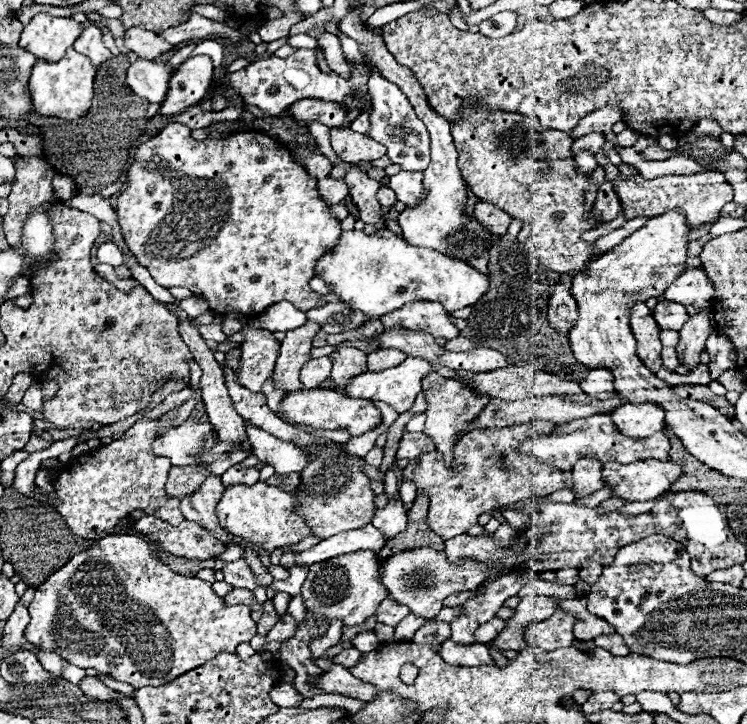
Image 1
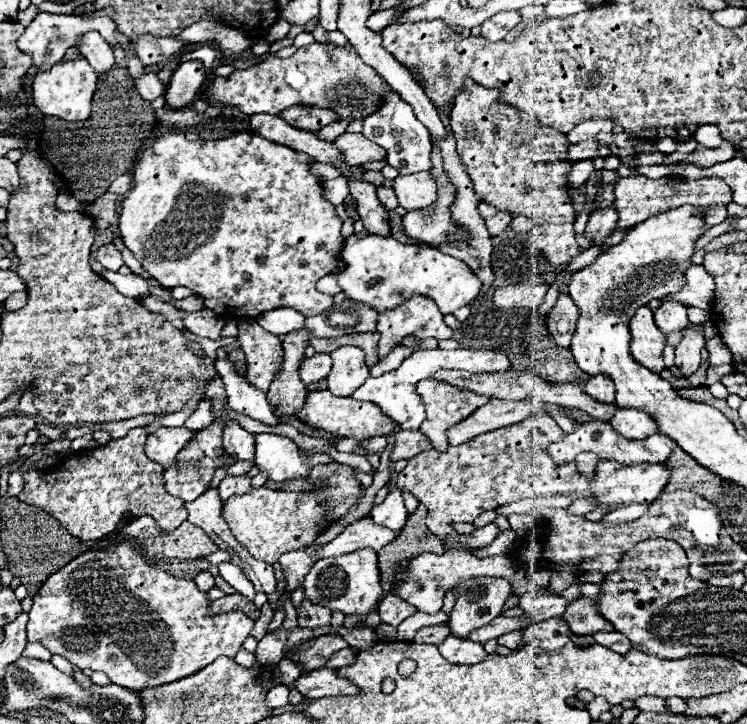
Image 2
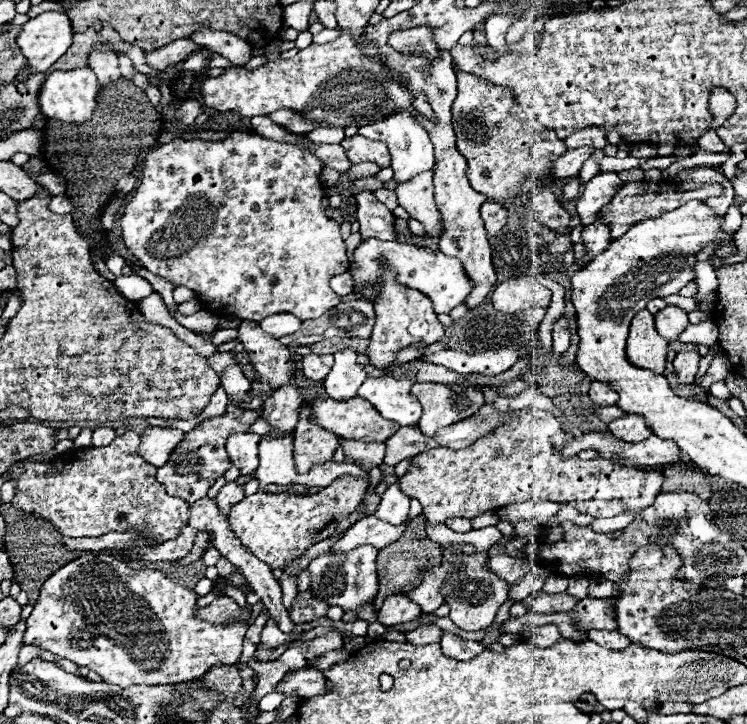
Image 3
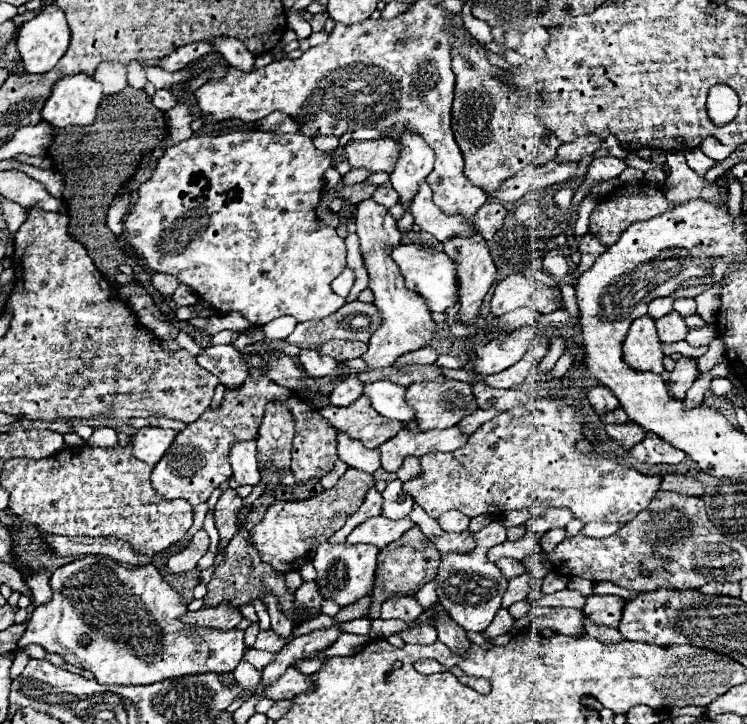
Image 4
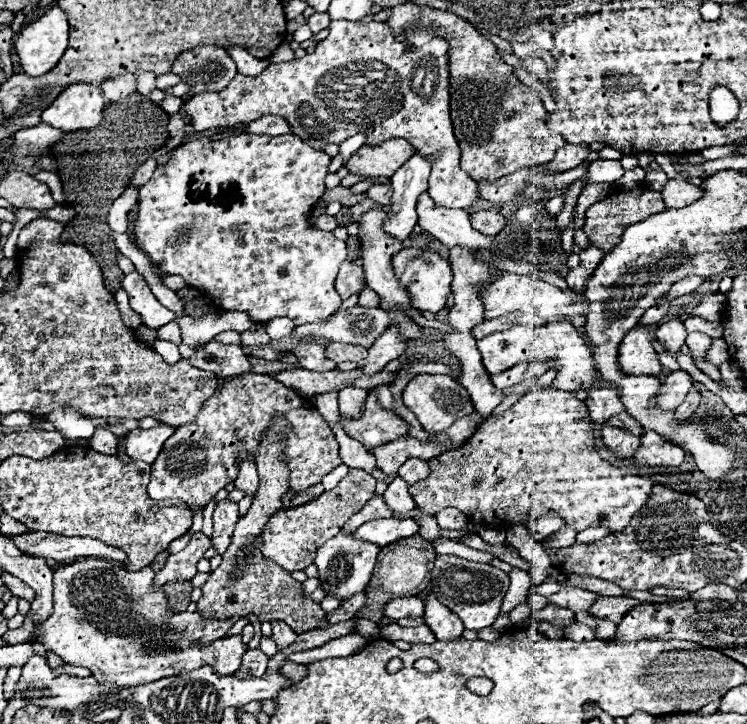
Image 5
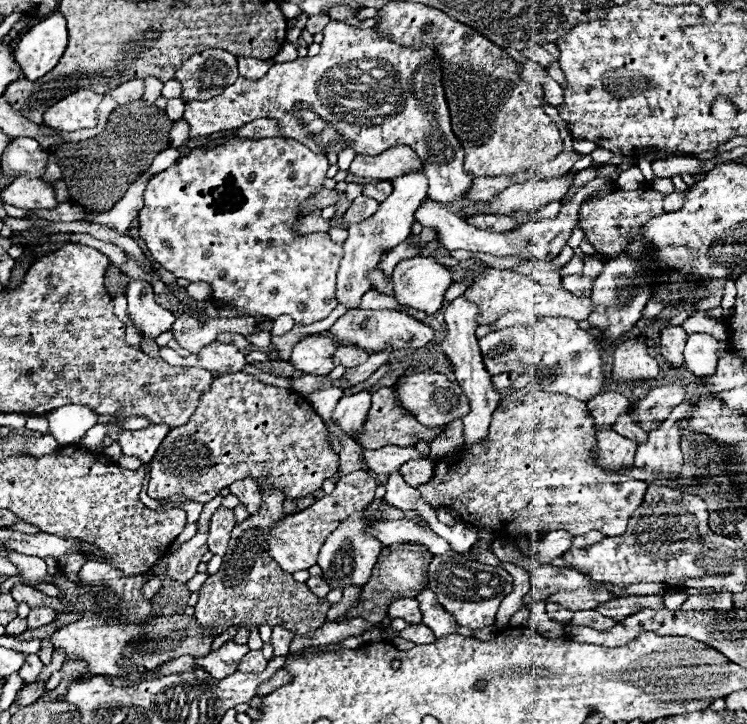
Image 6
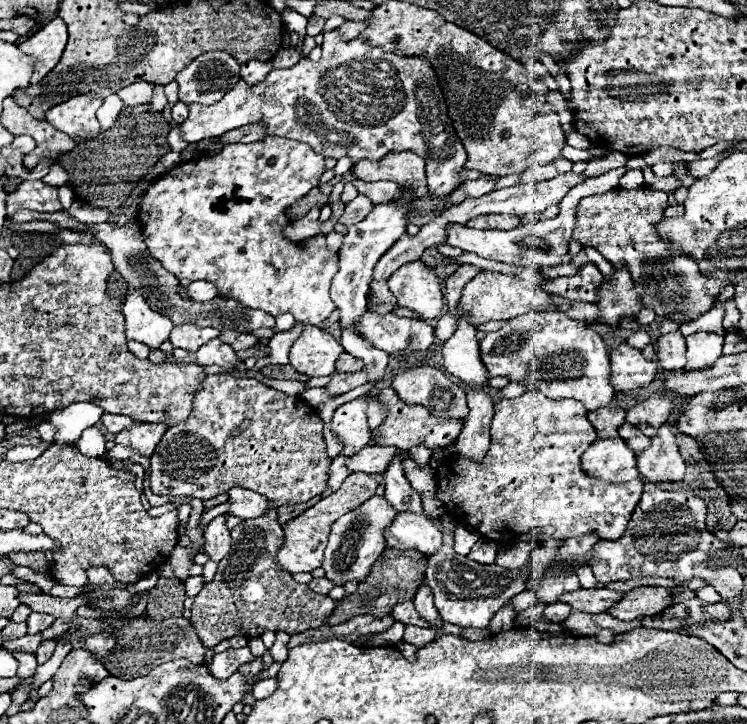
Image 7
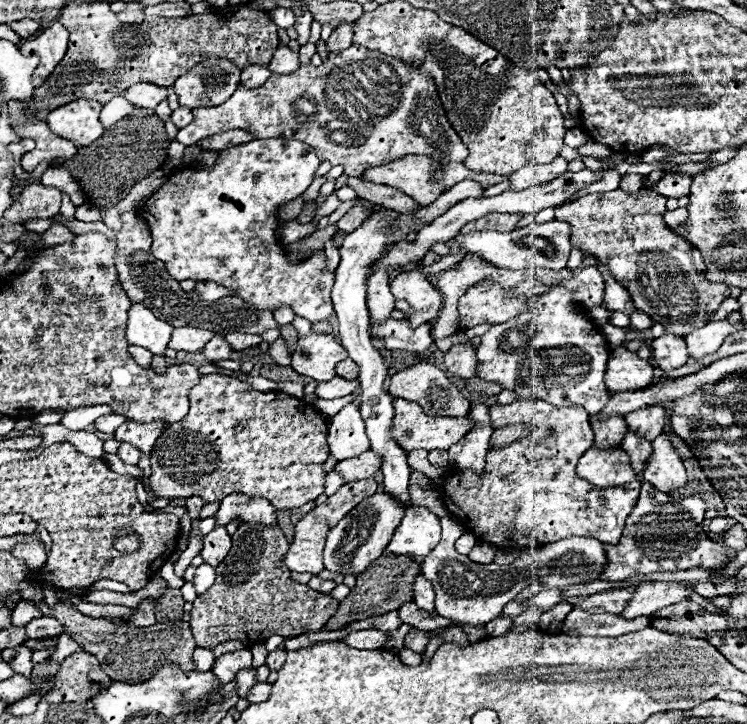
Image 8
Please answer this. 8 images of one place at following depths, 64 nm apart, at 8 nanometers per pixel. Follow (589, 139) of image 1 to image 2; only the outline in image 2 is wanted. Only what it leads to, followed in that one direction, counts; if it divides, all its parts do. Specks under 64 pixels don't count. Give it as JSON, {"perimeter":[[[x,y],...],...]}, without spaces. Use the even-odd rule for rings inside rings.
{"perimeter":[[[588,140],[588,142],[582,142],[582,144],[574,144],[574,146],[568,148],[566,162],[576,164],[578,160],[592,160],[592,158],[596,158],[596,150],[598,150],[598,144],[594,144],[594,140]]]}

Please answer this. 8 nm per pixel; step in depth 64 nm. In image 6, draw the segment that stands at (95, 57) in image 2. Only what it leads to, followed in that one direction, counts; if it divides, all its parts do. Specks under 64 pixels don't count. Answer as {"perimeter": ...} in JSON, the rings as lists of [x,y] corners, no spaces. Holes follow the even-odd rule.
{"perimeter":[[[128,80],[112,90],[110,96],[114,96],[118,104],[130,104],[134,100],[140,100],[144,96],[144,80]]]}

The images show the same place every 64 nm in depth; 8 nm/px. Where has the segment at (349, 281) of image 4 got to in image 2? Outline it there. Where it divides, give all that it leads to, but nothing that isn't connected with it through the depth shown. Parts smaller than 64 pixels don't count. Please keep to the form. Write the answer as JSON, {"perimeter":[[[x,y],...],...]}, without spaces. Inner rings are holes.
{"perimeter":[[[324,276],[320,282],[318,282],[318,288],[326,294],[340,294],[342,288],[338,288],[338,280],[334,280],[334,276]]]}

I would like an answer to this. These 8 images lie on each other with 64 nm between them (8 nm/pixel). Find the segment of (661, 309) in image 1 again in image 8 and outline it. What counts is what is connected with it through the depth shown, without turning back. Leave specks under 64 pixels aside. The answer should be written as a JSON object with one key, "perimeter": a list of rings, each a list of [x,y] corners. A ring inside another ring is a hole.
{"perimeter":[[[664,334],[650,344],[652,348],[652,358],[660,370],[674,370],[686,364],[688,360],[688,348],[684,338],[674,336],[674,334]]]}

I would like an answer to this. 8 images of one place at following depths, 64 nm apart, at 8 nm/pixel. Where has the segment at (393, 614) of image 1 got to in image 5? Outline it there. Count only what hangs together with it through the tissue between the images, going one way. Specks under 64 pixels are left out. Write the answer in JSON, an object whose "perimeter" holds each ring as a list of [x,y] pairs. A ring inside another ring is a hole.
{"perimeter":[[[396,598],[386,604],[384,616],[398,620],[398,618],[420,618],[424,616],[424,602],[416,598]]]}

